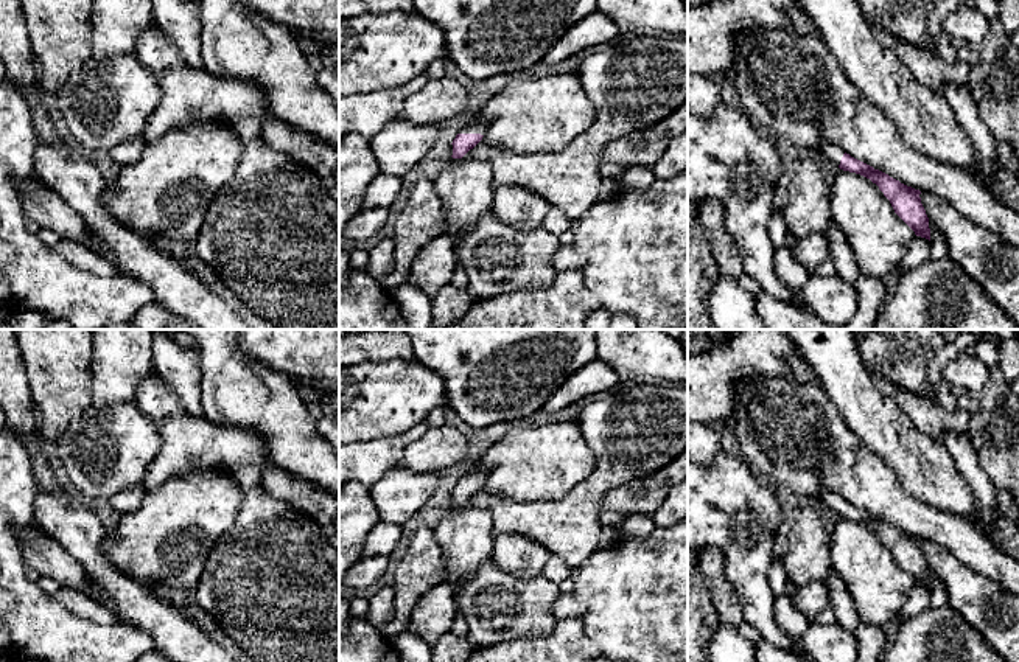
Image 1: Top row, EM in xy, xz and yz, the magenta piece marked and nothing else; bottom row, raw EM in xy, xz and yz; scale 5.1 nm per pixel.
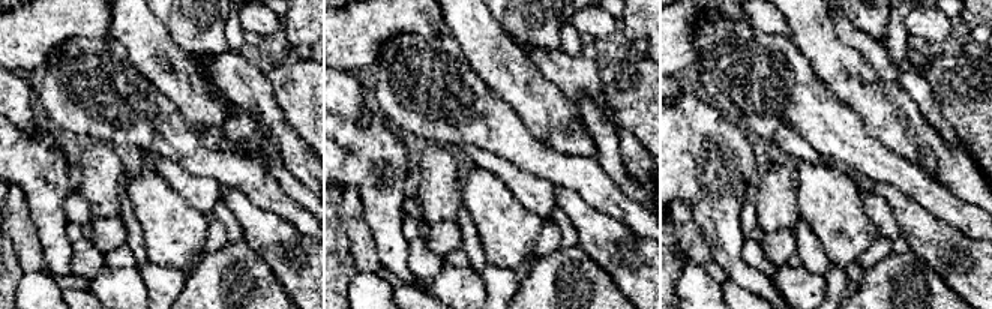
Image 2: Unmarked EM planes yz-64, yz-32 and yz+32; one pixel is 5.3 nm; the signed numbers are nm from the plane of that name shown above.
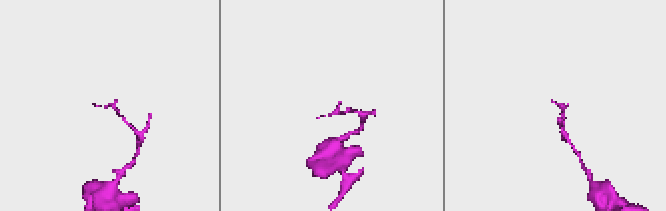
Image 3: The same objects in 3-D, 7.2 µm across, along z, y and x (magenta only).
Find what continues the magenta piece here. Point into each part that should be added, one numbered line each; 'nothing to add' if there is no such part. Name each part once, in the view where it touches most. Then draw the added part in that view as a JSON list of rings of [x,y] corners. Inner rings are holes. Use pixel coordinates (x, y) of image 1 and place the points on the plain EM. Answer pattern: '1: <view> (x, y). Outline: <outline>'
1: xz (476, 473). Outline: [[[479,458],[459,482],[485,482],[485,469],[482,468],[482,460]]]

